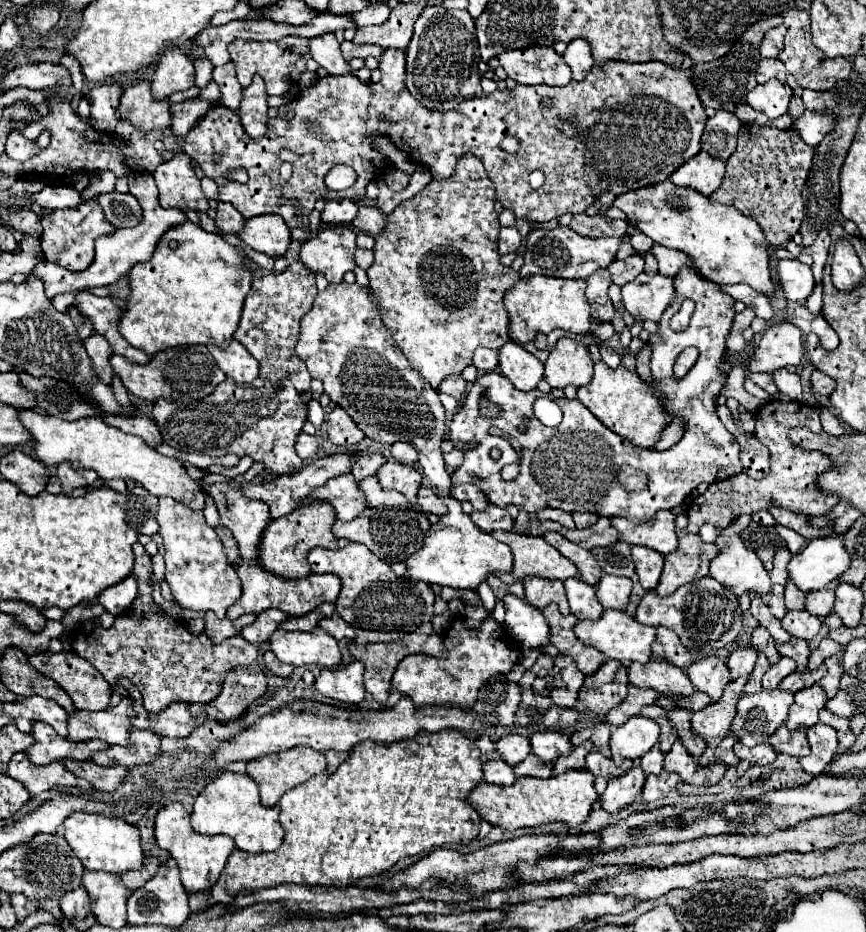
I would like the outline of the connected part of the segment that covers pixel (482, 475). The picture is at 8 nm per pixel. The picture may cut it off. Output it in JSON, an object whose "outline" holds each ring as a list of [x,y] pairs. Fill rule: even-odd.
{"outline":[[[683,266],[677,272],[677,276],[673,278],[673,288],[675,298],[659,320],[659,332],[651,334],[649,338],[649,346],[653,348],[651,372],[655,378],[655,384],[649,386],[655,392],[665,394],[663,404],[673,418],[687,420],[687,430],[673,448],[663,452],[653,448],[639,448],[617,436],[607,426],[603,426],[585,406],[581,406],[579,400],[569,398],[557,400],[557,404],[563,410],[561,424],[557,428],[547,428],[533,414],[533,402],[537,396],[541,396],[539,390],[519,392],[503,374],[491,372],[483,374],[473,382],[467,398],[463,400],[461,410],[451,420],[449,442],[465,452],[463,464],[451,476],[451,486],[471,482],[479,486],[489,500],[503,500],[503,508],[513,504],[527,514],[537,514],[539,510],[549,506],[571,514],[591,512],[597,516],[611,518],[623,516],[629,518],[631,522],[643,524],[649,522],[659,510],[673,510],[675,506],[679,506],[685,500],[685,496],[689,496],[701,482],[719,482],[743,472],[737,440],[715,414],[717,394],[723,388],[723,382],[727,380],[727,376],[721,374],[717,366],[727,348],[725,338],[733,324],[735,300],[729,294],[721,292],[717,284],[701,278],[701,274],[693,270],[693,266]],[[685,298],[691,298],[695,302],[691,324],[685,332],[673,332],[669,328],[669,320],[675,312],[679,312],[681,302]],[[687,346],[695,346],[699,350],[699,362],[693,366],[693,370],[689,370],[689,374],[683,380],[677,380],[673,378],[673,364],[675,358]],[[483,392],[489,402],[501,408],[501,414],[497,418],[487,418],[479,414],[479,400]],[[519,424],[527,426],[525,434],[519,432]],[[491,426],[505,430],[505,434],[489,436],[487,430]],[[509,436],[523,446],[523,456],[519,460],[521,472],[513,482],[505,482],[501,478],[501,468],[505,464],[517,462],[519,458],[513,446],[509,444]],[[473,438],[481,440],[481,444],[475,450],[465,450],[465,442]],[[491,448],[501,448],[503,452],[503,456],[497,462],[489,456]],[[625,464],[637,466],[641,468],[641,472],[647,474],[645,488],[637,492],[629,492],[625,488],[621,490],[617,478],[613,478],[609,482],[609,488],[605,490],[605,466]]]}

